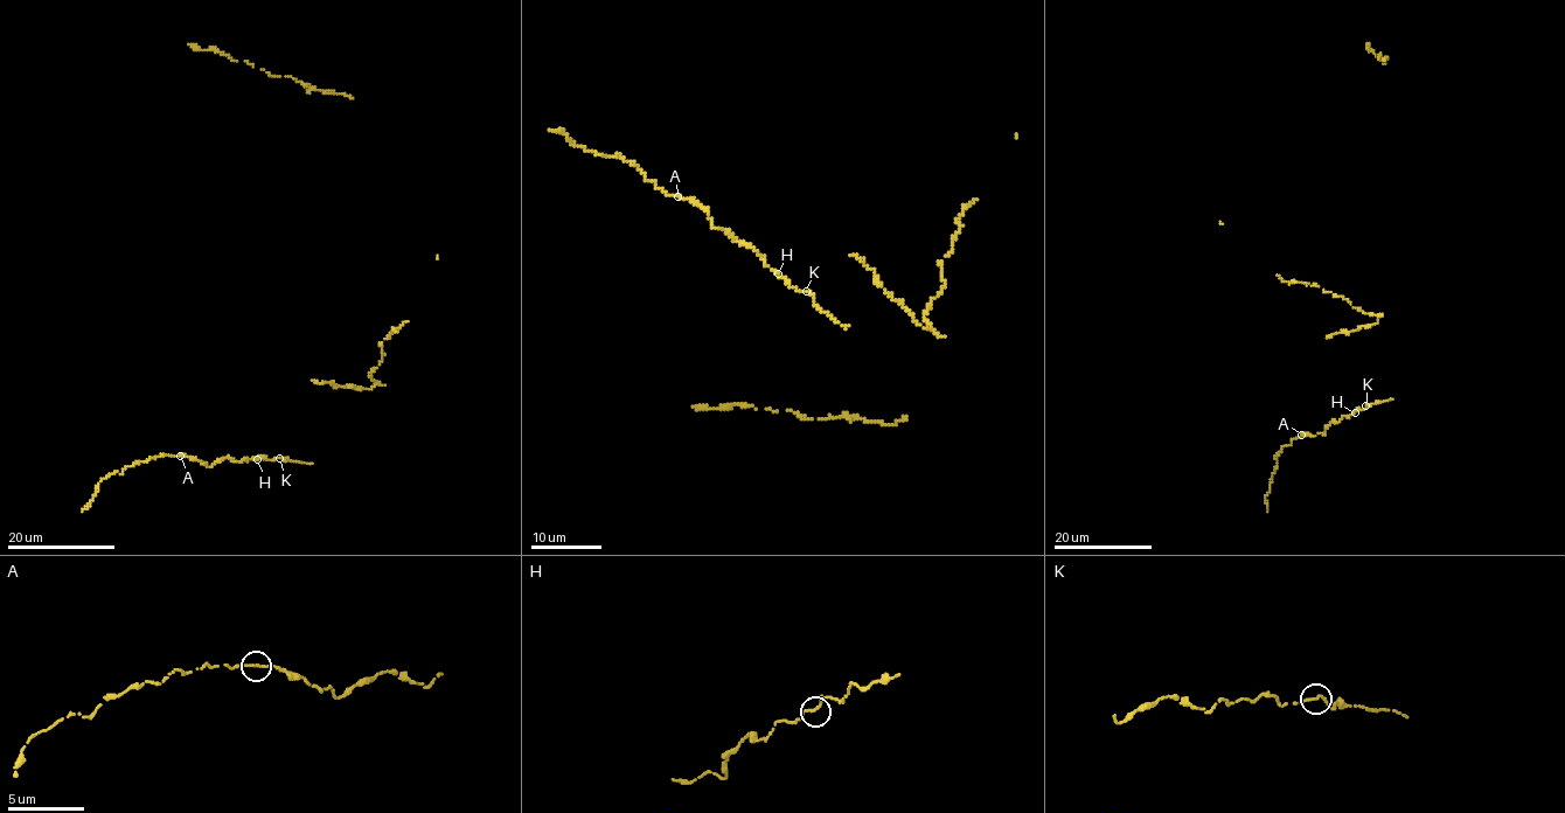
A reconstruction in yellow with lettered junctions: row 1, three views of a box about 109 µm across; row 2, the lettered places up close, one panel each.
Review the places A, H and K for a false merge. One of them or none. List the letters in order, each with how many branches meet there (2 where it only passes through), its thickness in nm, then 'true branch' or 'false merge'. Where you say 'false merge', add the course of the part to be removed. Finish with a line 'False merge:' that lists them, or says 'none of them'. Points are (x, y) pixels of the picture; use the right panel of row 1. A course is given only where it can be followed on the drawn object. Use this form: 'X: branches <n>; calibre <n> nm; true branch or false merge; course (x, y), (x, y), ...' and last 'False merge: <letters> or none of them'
A: branches 2; calibre 180 nm; true branch
H: branches 2; calibre 180 nm; true branch
K: branches 2; calibre 180 nm; true branch
False merge: none of them

